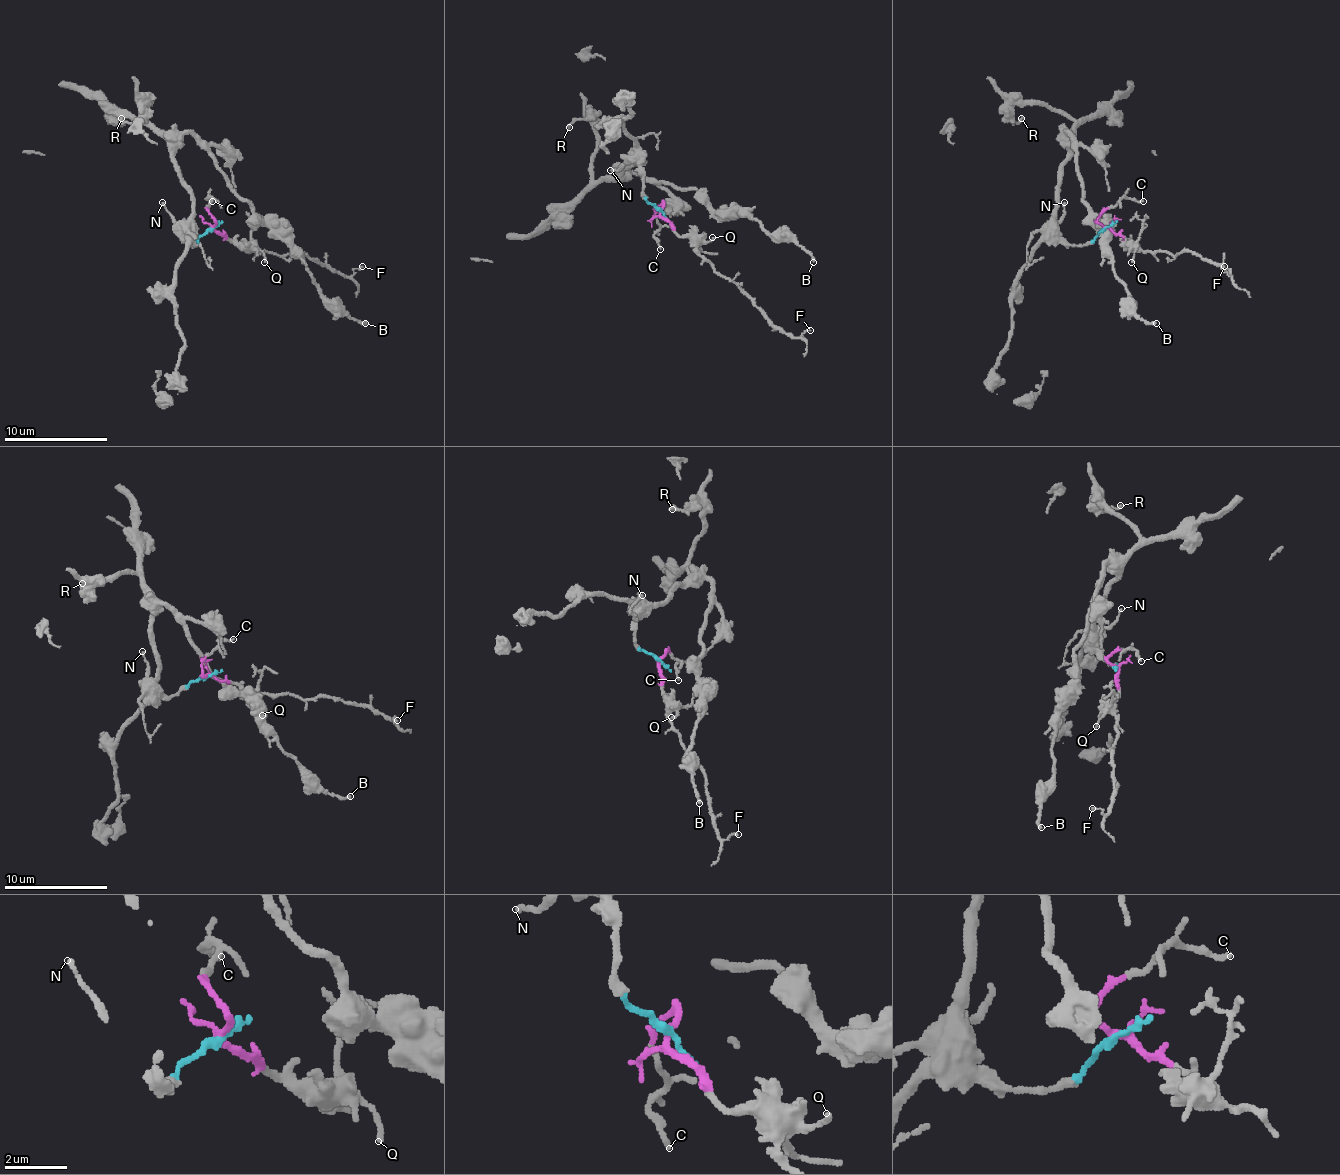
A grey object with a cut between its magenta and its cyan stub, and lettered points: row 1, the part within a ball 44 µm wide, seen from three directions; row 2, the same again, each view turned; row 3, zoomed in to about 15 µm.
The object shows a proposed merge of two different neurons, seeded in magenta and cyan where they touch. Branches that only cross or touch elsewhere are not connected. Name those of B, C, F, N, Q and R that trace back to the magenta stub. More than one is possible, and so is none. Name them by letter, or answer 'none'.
C, F, Q

